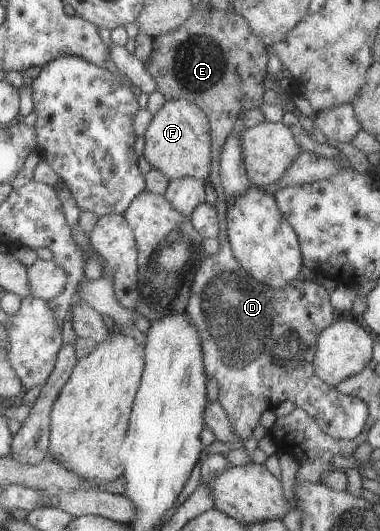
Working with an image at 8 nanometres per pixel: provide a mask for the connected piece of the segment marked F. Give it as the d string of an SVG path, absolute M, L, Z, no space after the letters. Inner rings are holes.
M185 99L165 101L152 115L143 135L144 158L151 168L160 170L169 181L181 177L193 177L203 182L207 180L209 162L212 158L210 126L203 111L195 104Z

